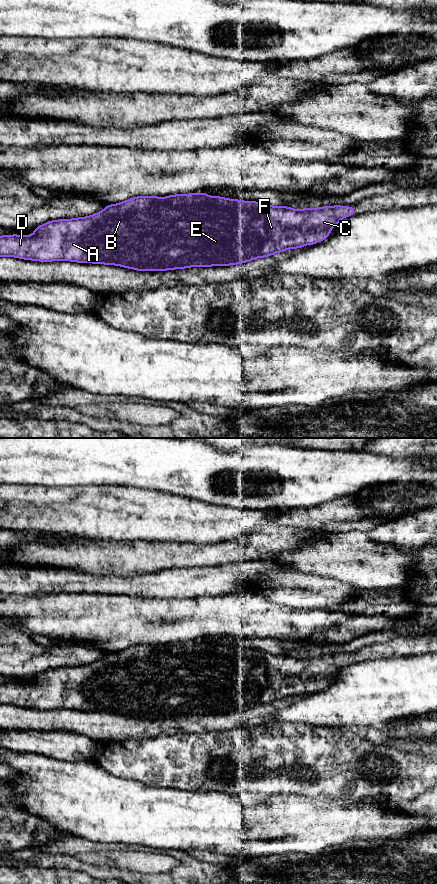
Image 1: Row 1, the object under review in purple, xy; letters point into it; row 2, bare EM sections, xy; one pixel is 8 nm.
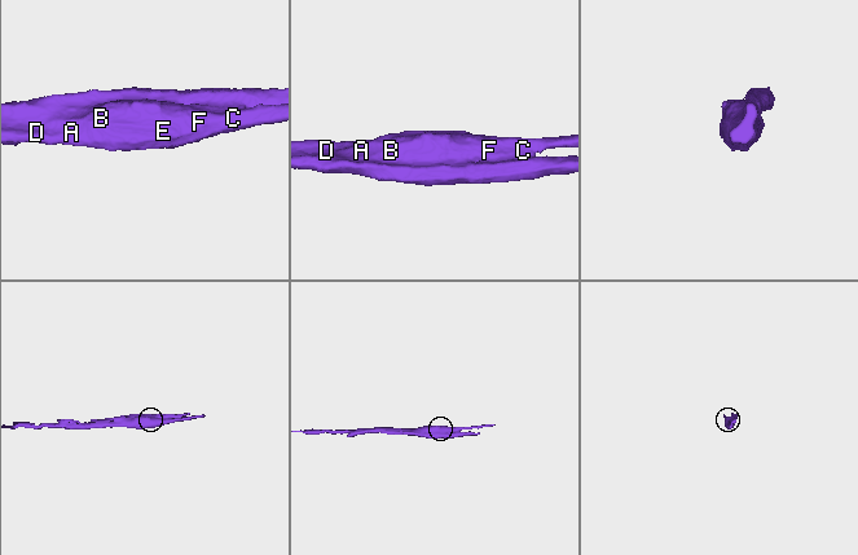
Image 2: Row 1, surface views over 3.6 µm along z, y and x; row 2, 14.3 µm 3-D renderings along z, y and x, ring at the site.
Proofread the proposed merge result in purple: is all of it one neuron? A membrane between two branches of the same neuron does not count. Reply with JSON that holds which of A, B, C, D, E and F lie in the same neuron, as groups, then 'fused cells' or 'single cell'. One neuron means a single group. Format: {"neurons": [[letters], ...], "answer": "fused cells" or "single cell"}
{"neurons": [["A", "B", "C", "D", "E", "F"]], "answer": "single cell"}

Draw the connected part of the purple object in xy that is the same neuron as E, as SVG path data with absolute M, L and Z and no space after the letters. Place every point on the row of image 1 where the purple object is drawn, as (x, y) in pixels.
M204 192L190 194L175 194L166 197L157 196L137 196L117 204L106 205L106 207L89 216L78 217L73 219L58 219L46 222L36 229L33 229L33 235L3 235L0 236L0 257L16 257L18 259L52 262L52 261L71 261L77 263L93 263L121 266L137 271L166 271L174 269L185 269L190 267L211 267L211 266L229 266L250 262L257 258L264 258L273 254L286 251L288 249L297 249L306 245L314 245L325 240L330 236L330 231L345 217L355 215L352 205L347 208L342 205L323 206L318 208L293 209L288 206L263 205L257 201L243 201L238 199L229 199L220 196L210 196Z

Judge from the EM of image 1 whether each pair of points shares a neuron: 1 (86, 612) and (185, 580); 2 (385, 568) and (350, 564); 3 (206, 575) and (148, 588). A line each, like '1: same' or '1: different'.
1: different
2: same
3: same

